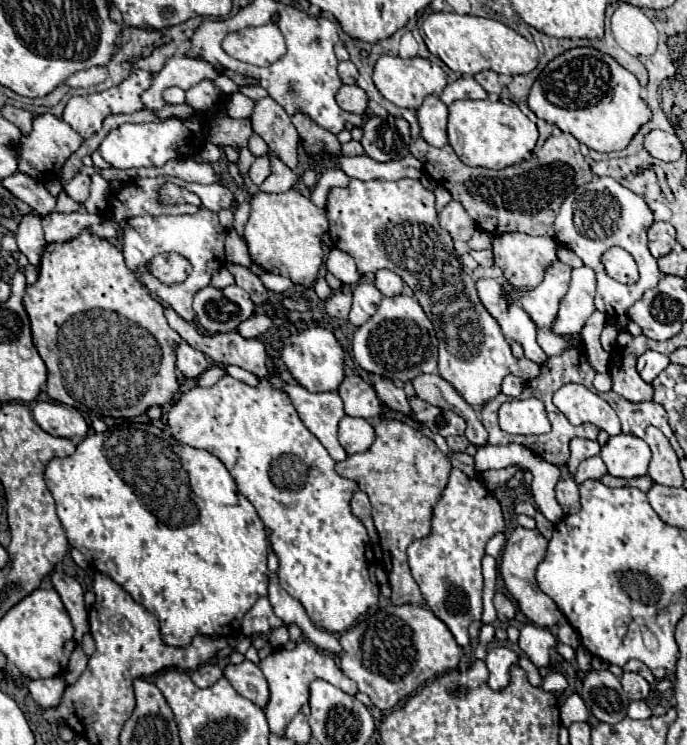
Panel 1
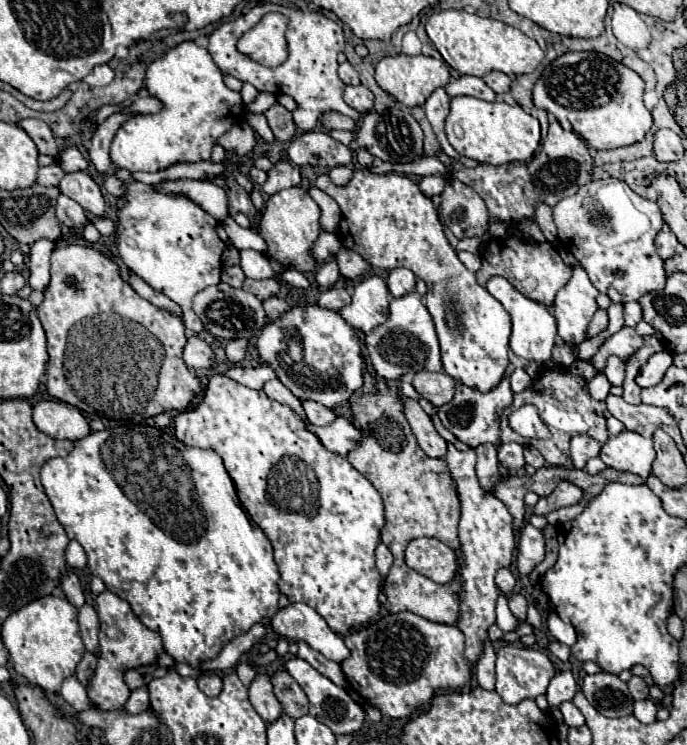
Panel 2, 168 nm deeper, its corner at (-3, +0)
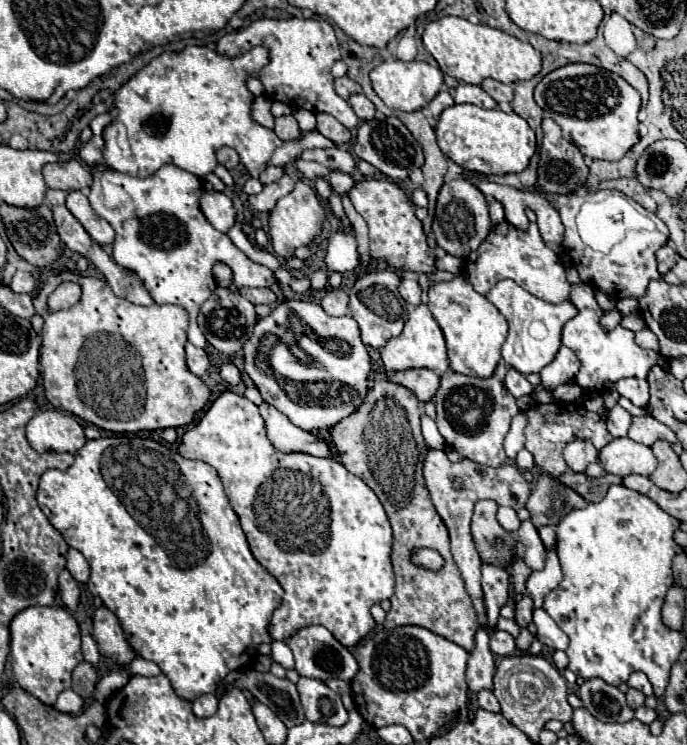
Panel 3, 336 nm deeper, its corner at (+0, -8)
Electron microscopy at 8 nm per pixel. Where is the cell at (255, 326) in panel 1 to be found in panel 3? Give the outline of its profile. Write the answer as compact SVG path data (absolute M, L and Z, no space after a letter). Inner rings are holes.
M226 363L220 367L220 375L222 379L228 383L228 385L238 385L240 383L240 371L236 369L236 365L232 363Z

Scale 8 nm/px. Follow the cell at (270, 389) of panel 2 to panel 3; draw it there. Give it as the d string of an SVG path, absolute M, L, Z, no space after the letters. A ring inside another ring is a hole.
M260 405L260 415L266 423L266 435L268 441L282 453L308 453L314 457L328 457L330 449L312 433L292 425L284 413L278 409L272 409L272 405Z

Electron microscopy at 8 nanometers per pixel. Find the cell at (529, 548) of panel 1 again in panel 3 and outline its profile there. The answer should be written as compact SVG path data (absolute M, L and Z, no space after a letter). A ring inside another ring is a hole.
M522 521L520 529L516 531L516 539L522 547L522 557L524 563L530 569L544 569L544 559L546 559L546 547L536 531L536 527L530 521Z

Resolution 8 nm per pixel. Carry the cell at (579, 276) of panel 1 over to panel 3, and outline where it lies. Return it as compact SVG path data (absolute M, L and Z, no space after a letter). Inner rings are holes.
M576 285L576 289L570 291L572 303L580 309L580 313L568 321L562 333L562 345L570 347L578 359L580 359L580 371L574 377L574 383L580 385L586 393L604 393L606 383L616 383L624 377L638 377L646 379L650 369L656 365L658 353L646 351L636 345L634 333L624 329L622 325L614 327L612 331L606 331L600 325L600 317L606 315L604 309L594 299L594 289L590 285Z

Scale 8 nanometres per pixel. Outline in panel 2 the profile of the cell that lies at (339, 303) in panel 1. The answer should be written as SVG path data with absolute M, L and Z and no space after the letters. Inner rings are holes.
M331 287L327 291L321 293L319 297L319 307L323 309L331 309L331 311L339 311L341 307L351 303L351 295L345 291L345 287Z

